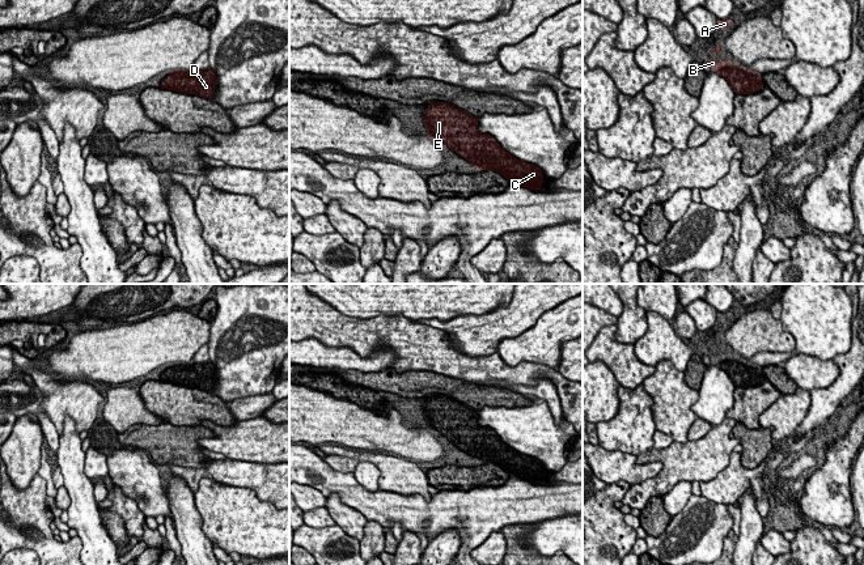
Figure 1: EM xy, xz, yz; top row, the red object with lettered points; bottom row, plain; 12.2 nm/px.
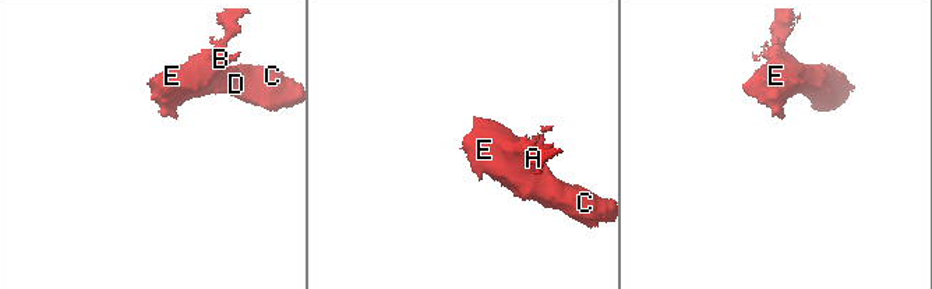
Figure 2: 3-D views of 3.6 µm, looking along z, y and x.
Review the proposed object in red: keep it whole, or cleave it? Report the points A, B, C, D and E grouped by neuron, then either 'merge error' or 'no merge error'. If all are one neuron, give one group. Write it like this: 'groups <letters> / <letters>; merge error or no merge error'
groups A B C D E; no merge error

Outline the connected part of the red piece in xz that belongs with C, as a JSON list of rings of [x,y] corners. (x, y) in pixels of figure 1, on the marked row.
[[[429,102],[424,111],[423,123],[425,132],[436,145],[444,145],[454,150],[467,162],[470,162],[475,173],[494,170],[508,179],[512,184],[530,188],[534,191],[542,190],[543,171],[534,163],[516,158],[488,133],[478,129],[479,120],[462,109],[448,102]]]

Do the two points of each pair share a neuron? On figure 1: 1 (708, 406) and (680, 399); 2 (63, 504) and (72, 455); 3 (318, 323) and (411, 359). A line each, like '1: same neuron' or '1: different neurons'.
1: different neurons
2: different neurons
3: same neuron

